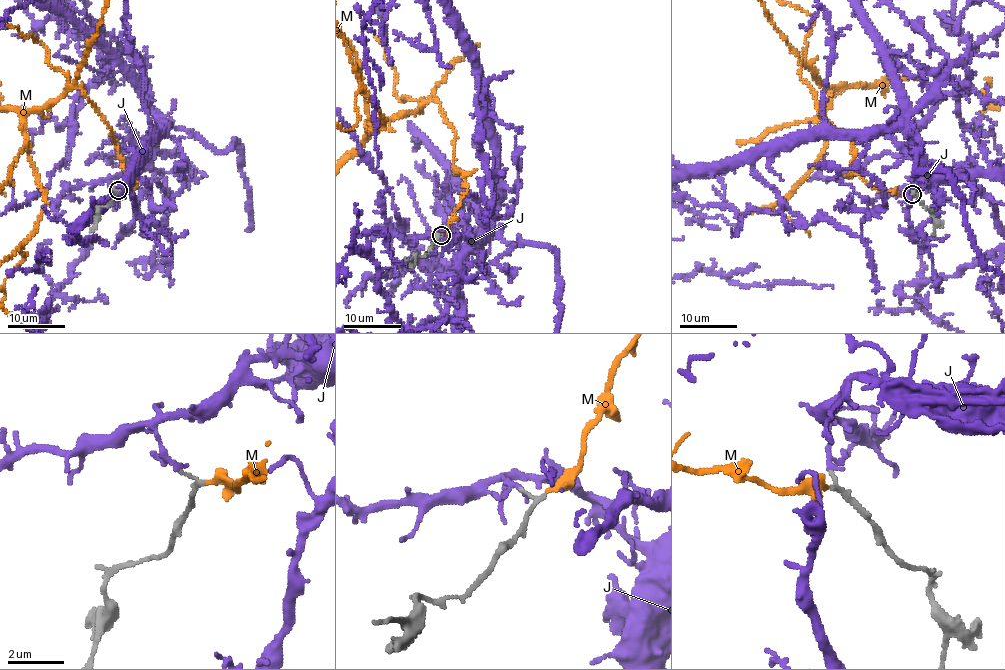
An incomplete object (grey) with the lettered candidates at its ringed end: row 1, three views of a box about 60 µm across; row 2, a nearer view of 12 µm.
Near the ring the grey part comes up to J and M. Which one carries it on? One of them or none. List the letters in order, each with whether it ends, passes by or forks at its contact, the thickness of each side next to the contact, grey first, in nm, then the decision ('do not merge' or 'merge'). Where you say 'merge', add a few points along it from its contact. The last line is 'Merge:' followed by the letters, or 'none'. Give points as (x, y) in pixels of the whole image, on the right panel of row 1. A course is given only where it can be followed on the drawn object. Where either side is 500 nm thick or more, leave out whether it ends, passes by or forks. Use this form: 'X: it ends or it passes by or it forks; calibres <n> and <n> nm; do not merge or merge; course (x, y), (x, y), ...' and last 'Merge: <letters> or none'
J: it passes by; calibres 120 and 150 nm; do not merge
M: it ends; calibres 190 and 340 nm; merge
Merge: M

